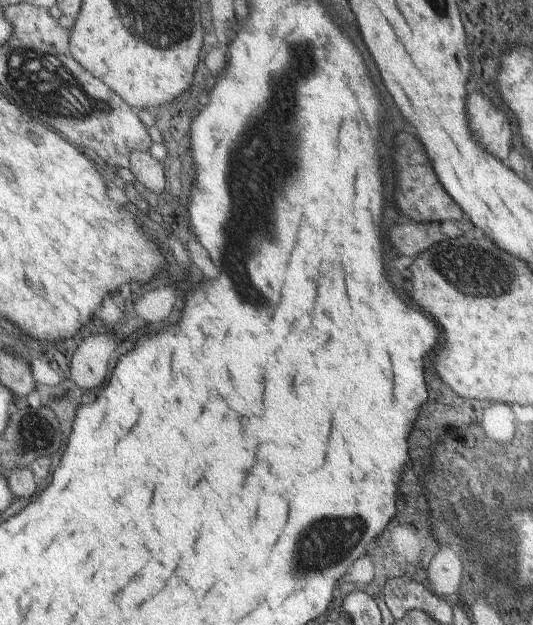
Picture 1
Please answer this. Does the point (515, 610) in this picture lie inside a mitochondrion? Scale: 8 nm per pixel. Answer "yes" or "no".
no

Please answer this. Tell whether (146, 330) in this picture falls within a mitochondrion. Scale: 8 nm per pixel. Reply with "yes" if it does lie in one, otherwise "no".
no

